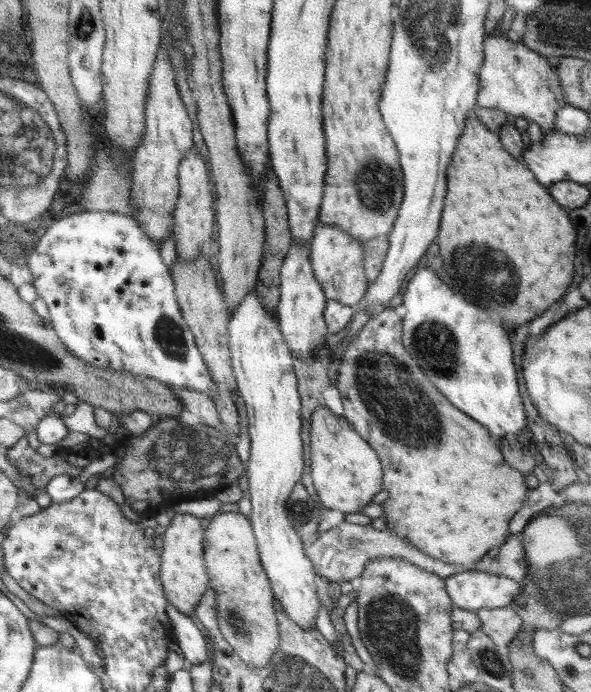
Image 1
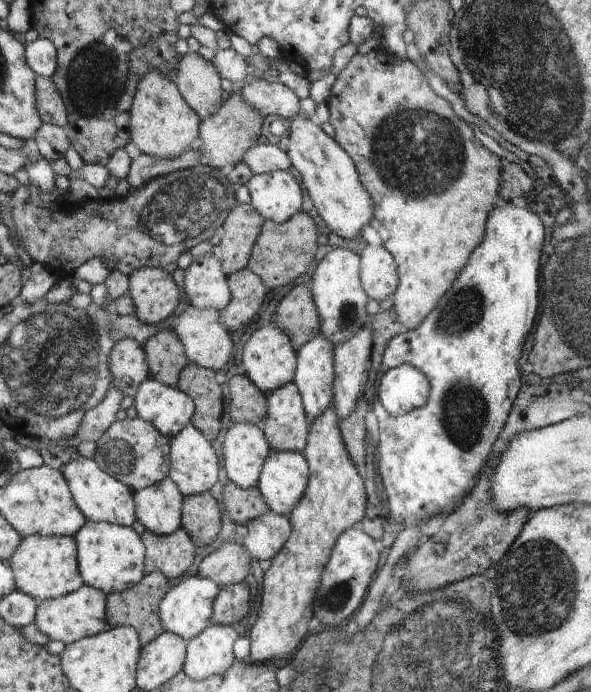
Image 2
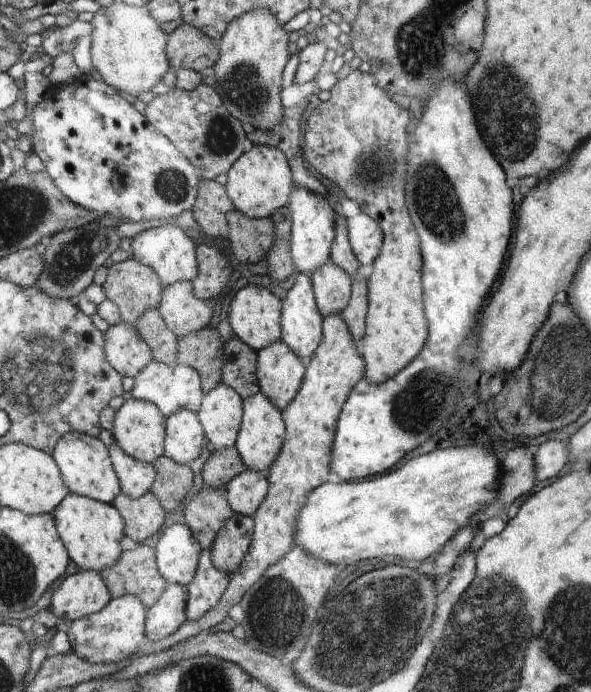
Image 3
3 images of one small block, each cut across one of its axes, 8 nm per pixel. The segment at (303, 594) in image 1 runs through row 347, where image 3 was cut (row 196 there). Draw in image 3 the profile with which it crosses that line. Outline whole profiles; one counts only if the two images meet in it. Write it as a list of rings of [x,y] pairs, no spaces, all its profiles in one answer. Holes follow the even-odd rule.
[[[269,144],[253,145],[230,167],[225,187],[233,206],[238,211],[250,218],[261,219],[271,217],[278,208],[288,206],[294,181],[288,159],[278,147]]]

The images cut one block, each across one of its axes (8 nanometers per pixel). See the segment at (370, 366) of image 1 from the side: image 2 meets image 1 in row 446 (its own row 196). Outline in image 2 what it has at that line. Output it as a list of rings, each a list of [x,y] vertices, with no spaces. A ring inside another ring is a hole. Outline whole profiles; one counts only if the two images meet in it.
[[[382,46],[371,50],[367,54],[356,53],[352,56],[342,72],[337,74],[326,104],[330,113],[329,122],[334,126],[336,133],[336,142],[354,161],[362,184],[373,198],[375,213],[371,226],[376,229],[376,232],[382,238],[382,245],[390,252],[397,264],[399,283],[393,294],[393,308],[401,324],[408,330],[416,328],[428,316],[428,313],[434,310],[438,301],[446,294],[448,288],[451,288],[452,283],[457,280],[457,276],[466,266],[474,248],[484,240],[488,213],[495,207],[498,200],[502,158],[484,147],[479,140],[476,142],[472,128],[468,123],[454,113],[452,105],[446,99],[432,91],[430,84],[416,65],[408,58],[398,58],[393,48],[386,50]]]

